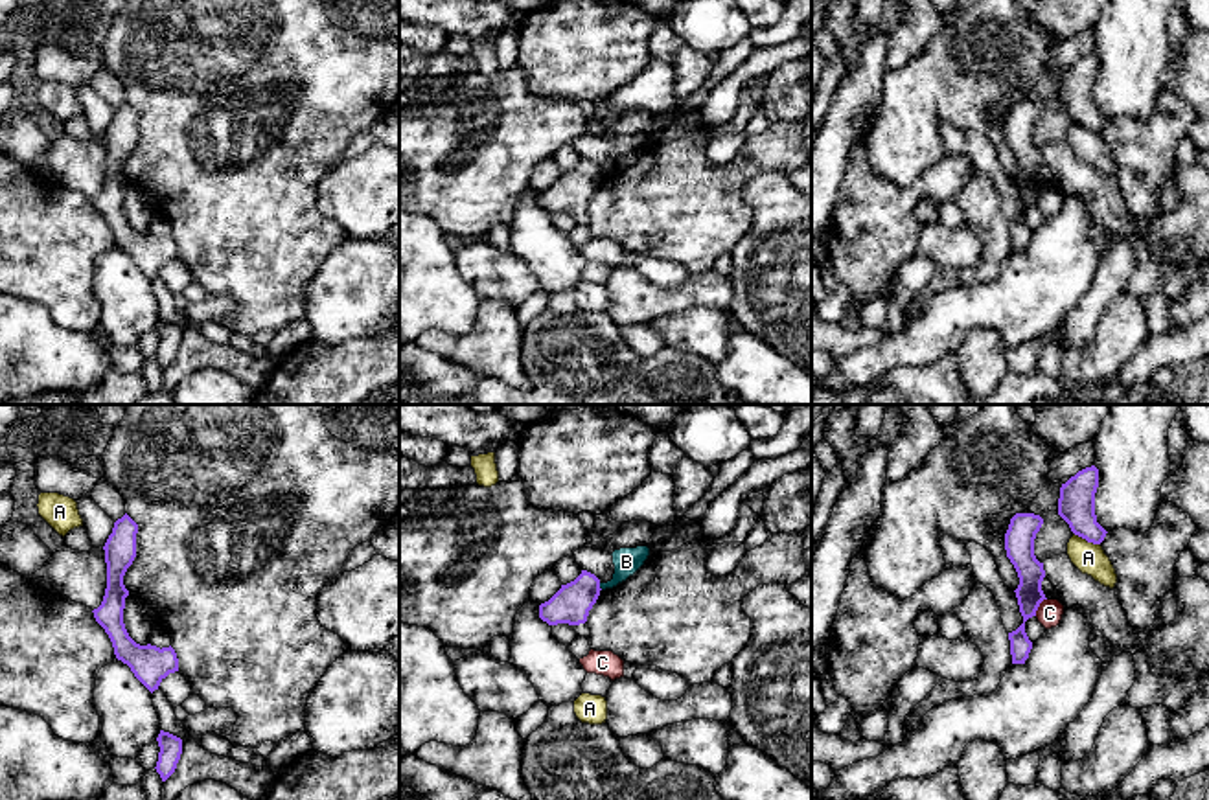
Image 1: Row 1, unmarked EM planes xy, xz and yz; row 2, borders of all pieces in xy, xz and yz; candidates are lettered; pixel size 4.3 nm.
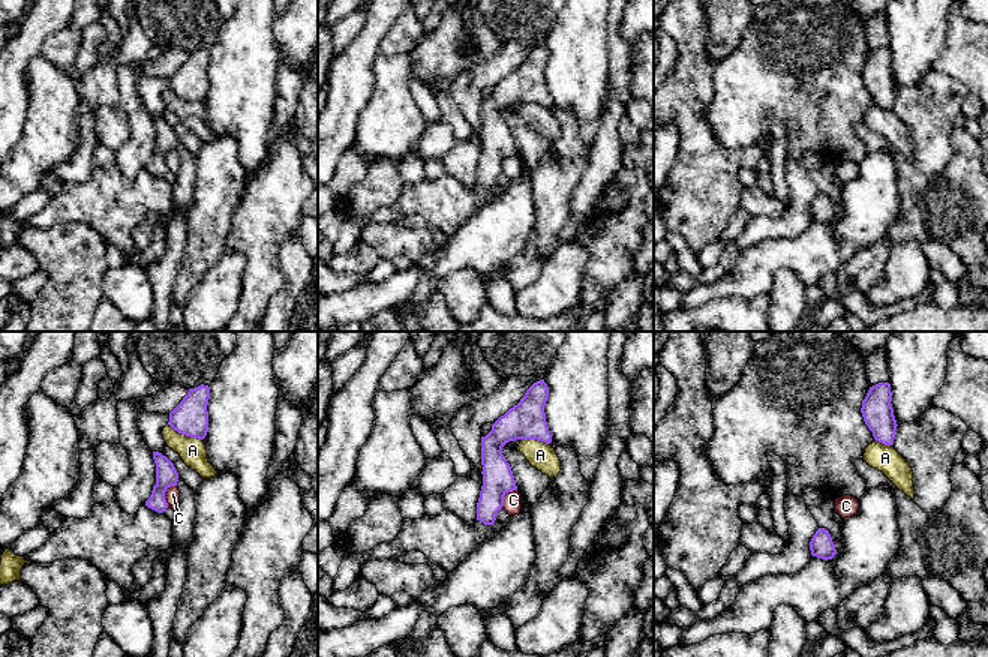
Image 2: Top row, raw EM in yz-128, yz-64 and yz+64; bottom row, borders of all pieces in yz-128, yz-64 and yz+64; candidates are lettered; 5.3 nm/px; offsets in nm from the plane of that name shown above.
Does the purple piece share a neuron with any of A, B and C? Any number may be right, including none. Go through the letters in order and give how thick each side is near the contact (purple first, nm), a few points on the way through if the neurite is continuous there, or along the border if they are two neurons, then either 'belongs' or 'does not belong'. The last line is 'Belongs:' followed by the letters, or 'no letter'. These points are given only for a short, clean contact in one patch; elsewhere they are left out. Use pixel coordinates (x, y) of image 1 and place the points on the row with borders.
A: calibres 160 and 140 nm; does not belong
B: calibres 170 and 120 nm; border xz (598, 583), (602, 589); does not belong
C: calibres 120 and 110 nm; border yz (1046, 598), (1035, 615); does not belong
Belongs: no letter

